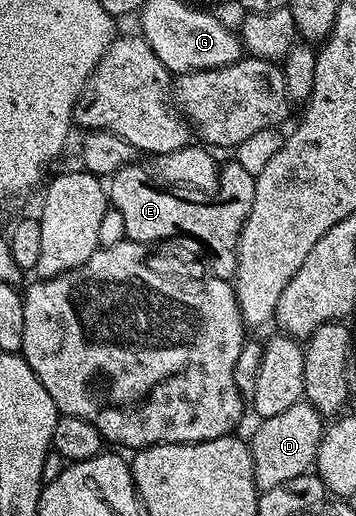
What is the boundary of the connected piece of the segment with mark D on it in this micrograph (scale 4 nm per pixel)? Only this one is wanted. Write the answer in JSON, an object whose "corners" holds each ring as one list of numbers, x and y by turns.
{"corners":[[301,401,290,405,290,409,269,419,260,419,257,424,256,432,250,438,250,446,254,477,260,491,274,489,274,485,282,485,282,481,290,481,290,477,306,475,313,470,326,423,309,403]]}

